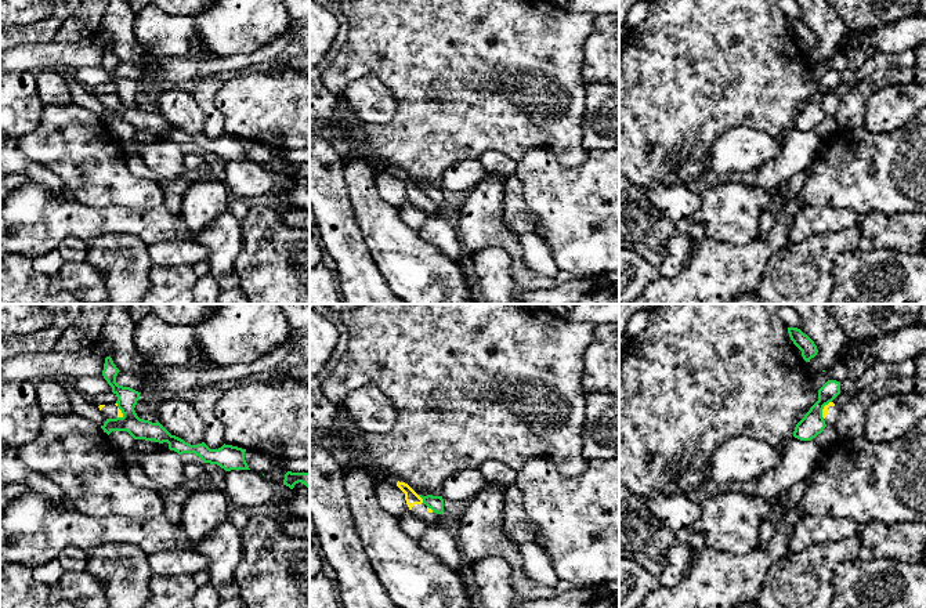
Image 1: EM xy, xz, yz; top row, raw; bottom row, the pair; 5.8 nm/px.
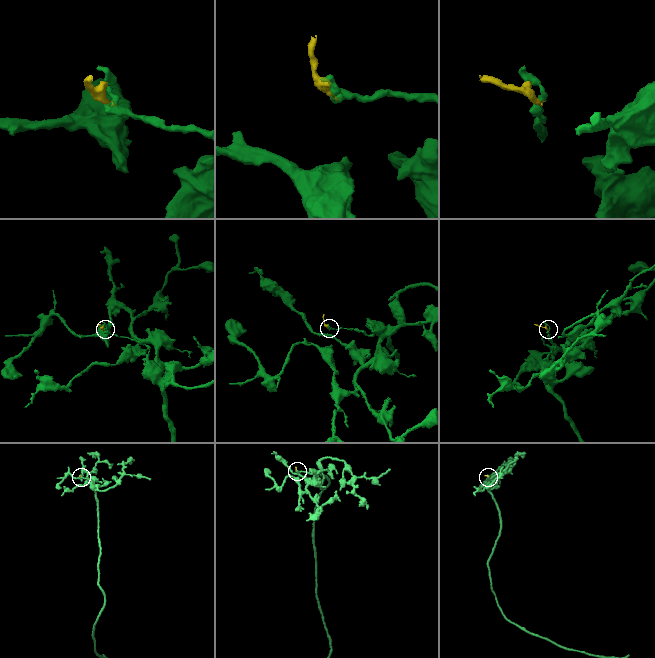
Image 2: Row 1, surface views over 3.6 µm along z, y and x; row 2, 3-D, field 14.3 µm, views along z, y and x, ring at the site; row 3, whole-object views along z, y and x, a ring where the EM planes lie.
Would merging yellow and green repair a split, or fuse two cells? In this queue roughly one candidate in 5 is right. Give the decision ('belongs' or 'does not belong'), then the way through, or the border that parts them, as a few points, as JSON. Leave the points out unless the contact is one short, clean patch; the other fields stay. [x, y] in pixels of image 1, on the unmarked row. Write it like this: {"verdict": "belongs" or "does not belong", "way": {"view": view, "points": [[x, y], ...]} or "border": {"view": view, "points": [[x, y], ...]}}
{"verdict": "does not belong"}

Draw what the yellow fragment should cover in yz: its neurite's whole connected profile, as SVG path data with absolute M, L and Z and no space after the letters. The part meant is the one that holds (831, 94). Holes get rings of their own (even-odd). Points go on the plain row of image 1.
M833 93L825 95L822 99L822 108L825 111L825 115L829 117L835 117L839 111L839 104L840 99Z

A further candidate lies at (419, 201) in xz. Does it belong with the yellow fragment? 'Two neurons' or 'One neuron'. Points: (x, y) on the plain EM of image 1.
One neuron

